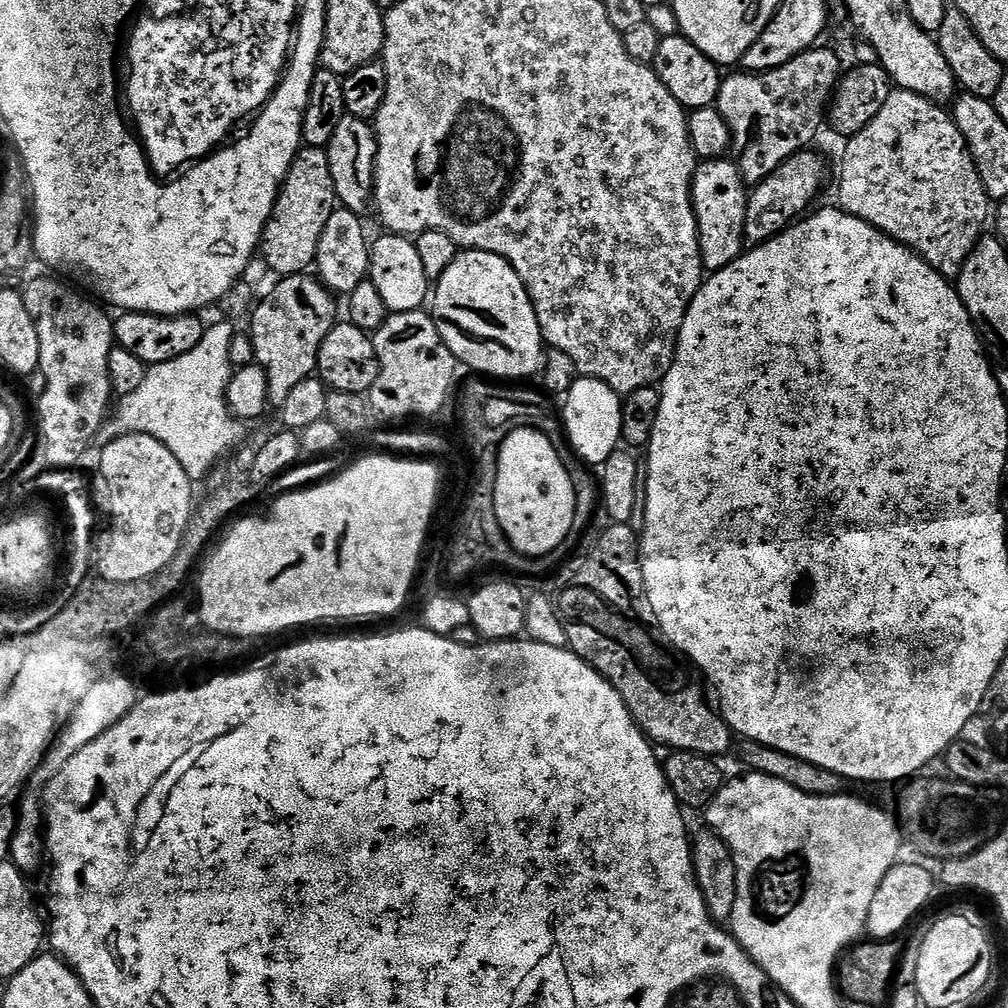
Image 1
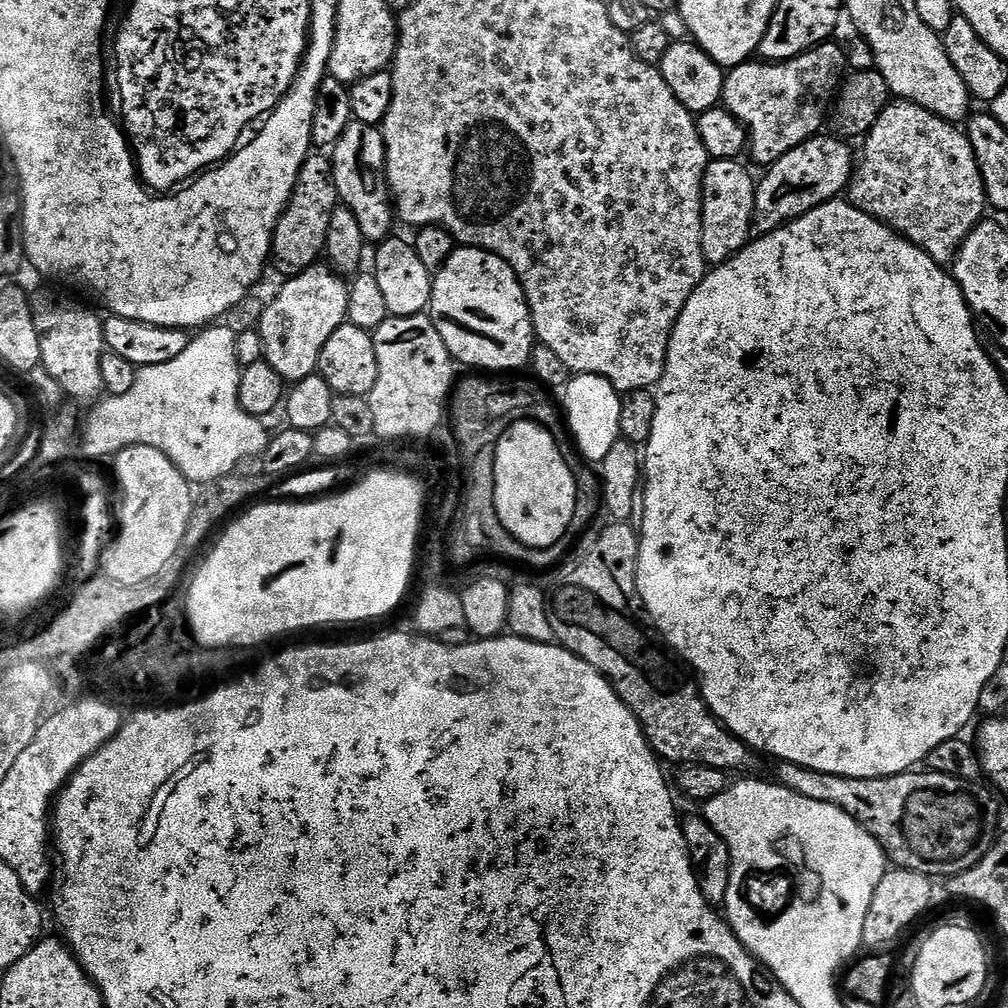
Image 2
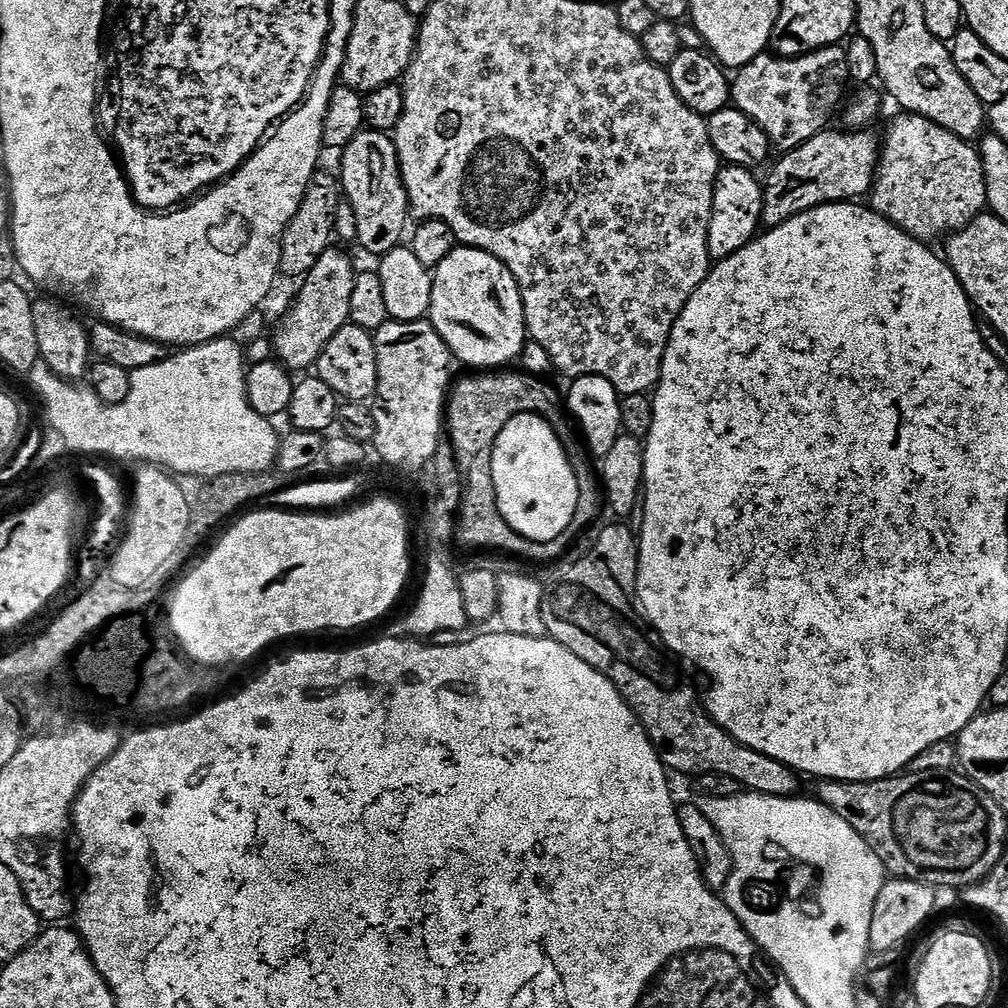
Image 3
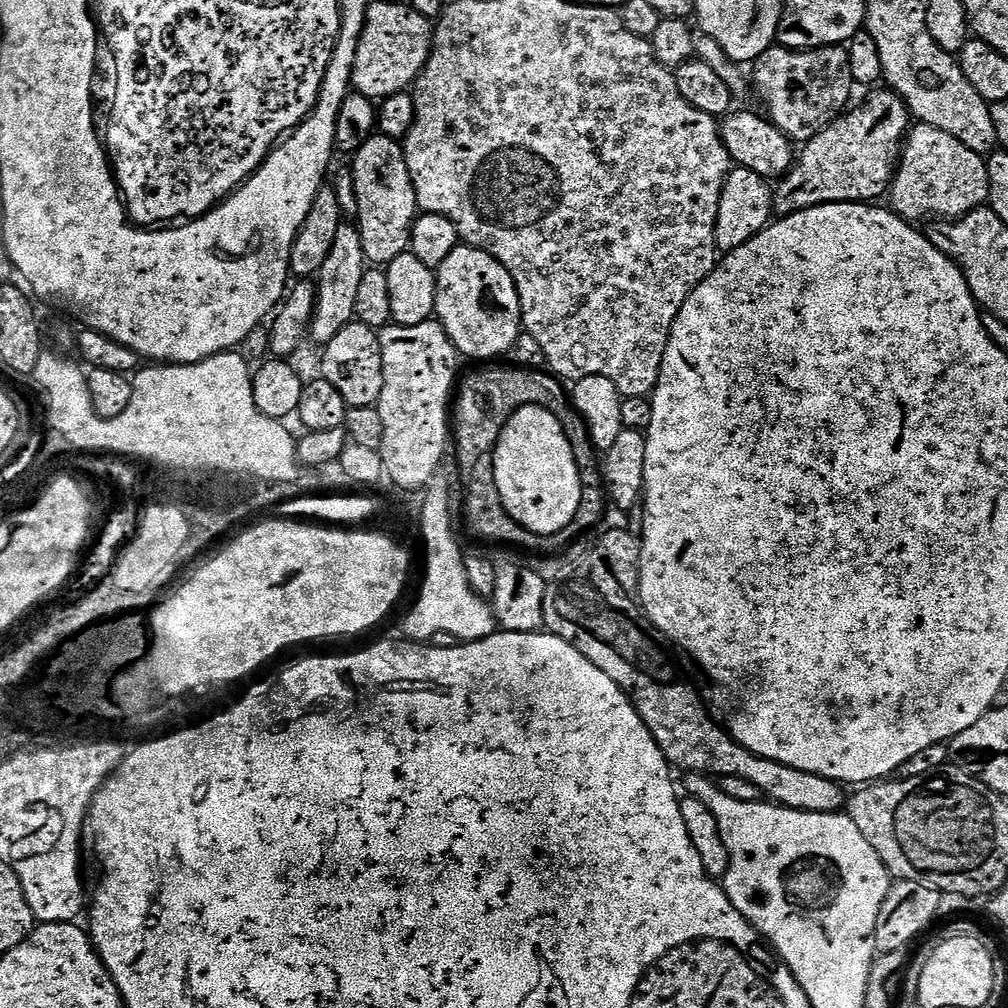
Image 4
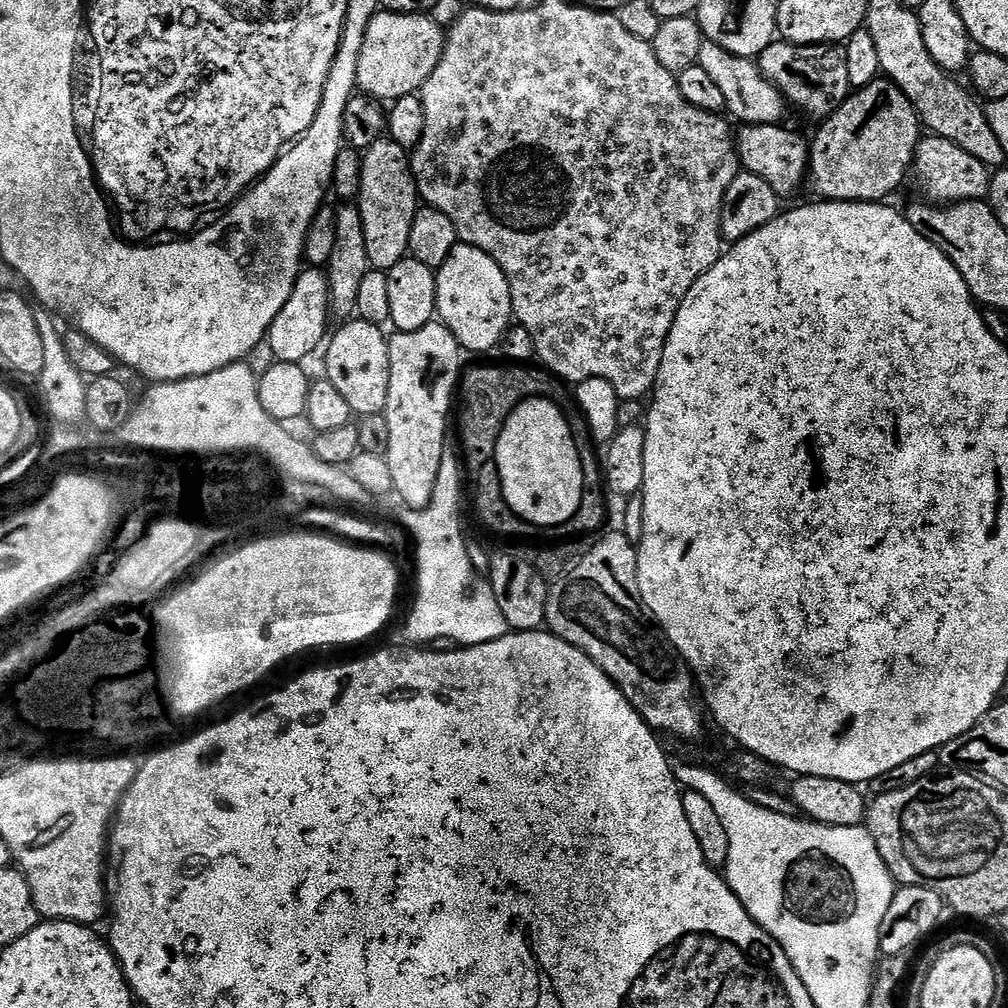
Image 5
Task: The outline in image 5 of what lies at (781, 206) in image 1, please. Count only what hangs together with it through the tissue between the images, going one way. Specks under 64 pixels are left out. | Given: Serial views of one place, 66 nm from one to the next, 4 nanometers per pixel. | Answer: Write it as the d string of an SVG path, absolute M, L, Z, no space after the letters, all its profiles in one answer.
M881 78L868 87L857 89L845 100L842 107L833 112L809 145L808 182L815 197L841 203L881 203L894 193L905 180L915 163L917 146L923 135L920 116L906 94L891 80Z

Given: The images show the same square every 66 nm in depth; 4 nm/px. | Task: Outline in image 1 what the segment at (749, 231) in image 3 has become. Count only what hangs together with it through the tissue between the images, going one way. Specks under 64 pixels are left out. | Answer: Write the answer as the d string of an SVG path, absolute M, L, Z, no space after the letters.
M731 159L697 163L692 179L692 209L696 215L702 262L709 273L730 266L730 262L734 262L745 251L744 227L749 193L740 167Z

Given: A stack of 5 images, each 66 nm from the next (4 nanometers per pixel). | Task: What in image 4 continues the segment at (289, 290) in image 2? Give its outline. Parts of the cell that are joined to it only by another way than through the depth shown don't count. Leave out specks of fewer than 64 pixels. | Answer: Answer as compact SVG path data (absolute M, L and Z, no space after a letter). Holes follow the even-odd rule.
M342 222L338 226L338 234L334 237L334 247L326 262L322 262L322 270L315 281L316 308L310 327L310 336L317 340L320 346L329 344L347 324L356 319L354 302L358 298L358 289L362 287L362 274L366 271L366 261L362 250L360 229L355 223ZM320 280L320 281L319 281Z

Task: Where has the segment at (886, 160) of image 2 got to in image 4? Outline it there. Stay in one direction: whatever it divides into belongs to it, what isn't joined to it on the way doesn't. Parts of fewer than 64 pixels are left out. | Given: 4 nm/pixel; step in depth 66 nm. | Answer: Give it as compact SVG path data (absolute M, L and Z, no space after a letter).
M919 122L911 125L903 142L895 176L890 183L891 211L909 222L920 222L923 216L947 222L987 205L990 174L985 157L962 146L958 138Z

